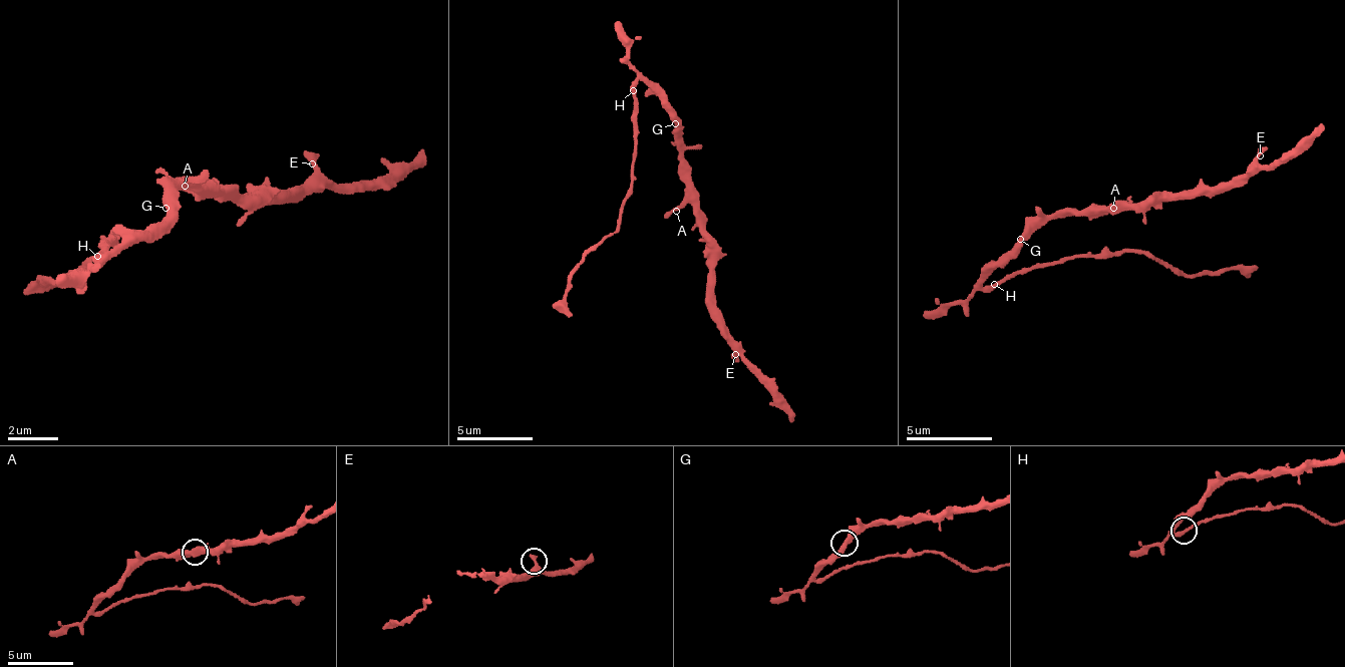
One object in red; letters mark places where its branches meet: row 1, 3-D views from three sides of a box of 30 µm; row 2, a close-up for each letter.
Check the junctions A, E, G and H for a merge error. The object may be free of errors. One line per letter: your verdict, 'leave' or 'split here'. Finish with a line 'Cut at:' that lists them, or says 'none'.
A: leave
E: leave
G: leave
H: split here
Cut at: H

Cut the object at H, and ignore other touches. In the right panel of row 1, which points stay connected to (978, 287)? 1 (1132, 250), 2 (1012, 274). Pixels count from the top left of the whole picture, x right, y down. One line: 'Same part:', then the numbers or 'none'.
Same part: none

